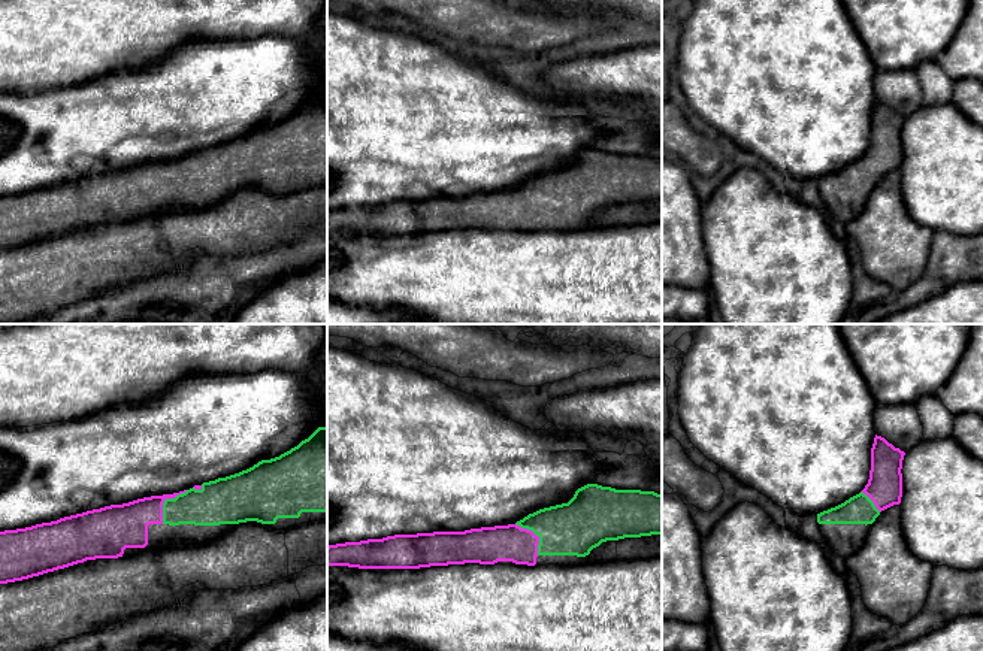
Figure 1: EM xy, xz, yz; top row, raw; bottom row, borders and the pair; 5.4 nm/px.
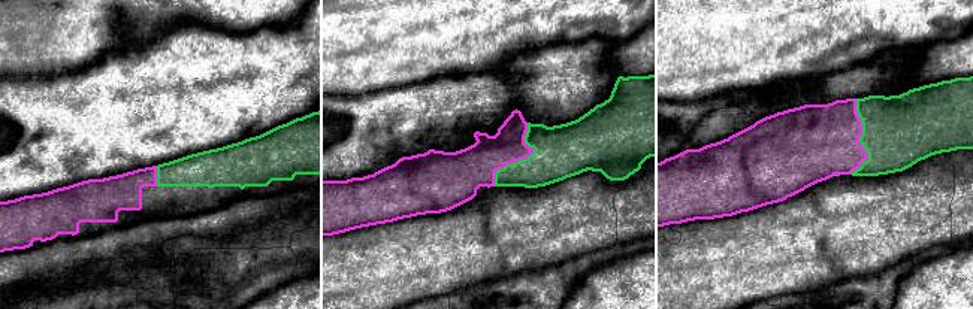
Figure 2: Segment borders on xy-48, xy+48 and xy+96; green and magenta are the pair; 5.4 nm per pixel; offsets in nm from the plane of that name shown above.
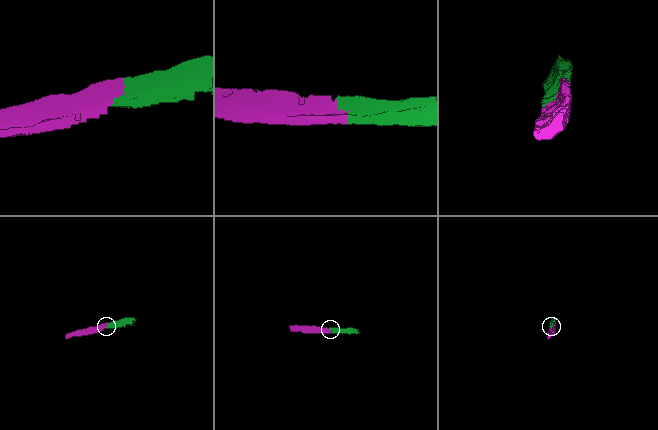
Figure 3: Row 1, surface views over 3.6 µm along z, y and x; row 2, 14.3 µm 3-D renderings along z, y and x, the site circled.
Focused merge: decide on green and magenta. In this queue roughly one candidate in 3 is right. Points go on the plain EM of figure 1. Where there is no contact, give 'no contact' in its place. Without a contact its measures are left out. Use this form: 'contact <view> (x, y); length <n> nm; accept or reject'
contact xy (165, 166); length 240 nm; accept

